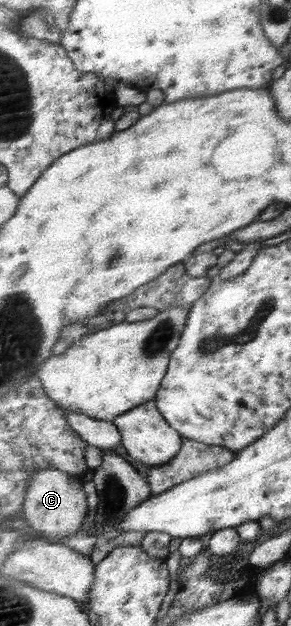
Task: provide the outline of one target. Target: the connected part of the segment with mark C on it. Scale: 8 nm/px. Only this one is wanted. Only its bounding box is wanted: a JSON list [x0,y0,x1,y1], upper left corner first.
[21,468,93,539]

